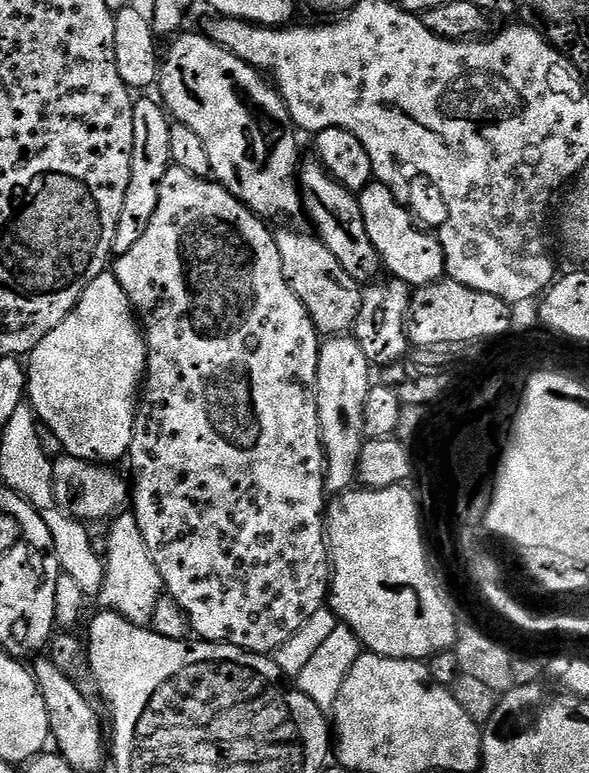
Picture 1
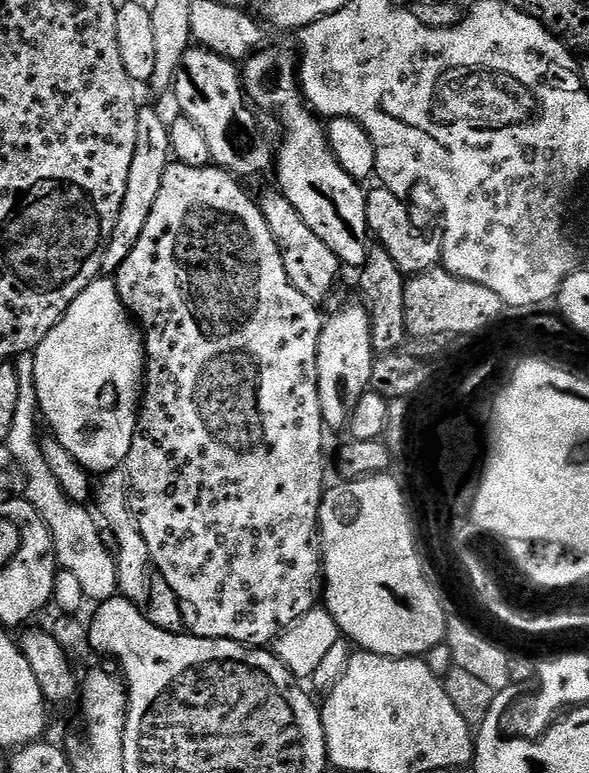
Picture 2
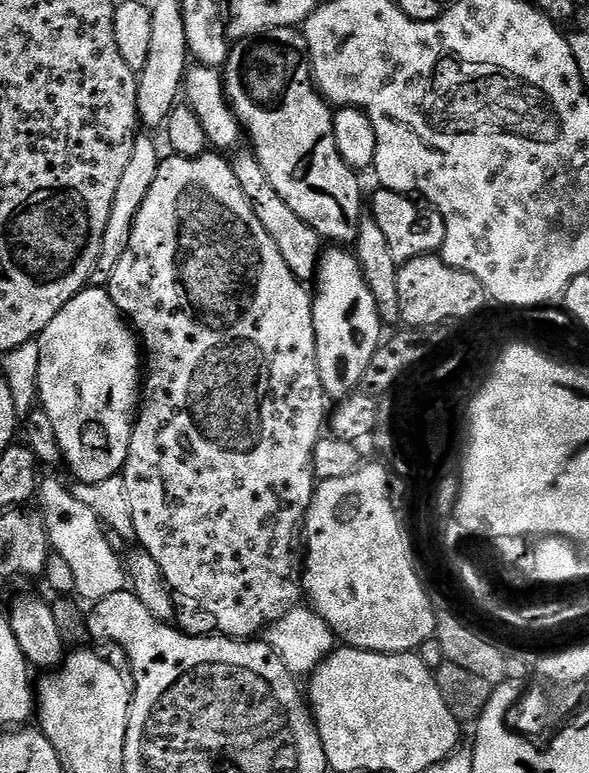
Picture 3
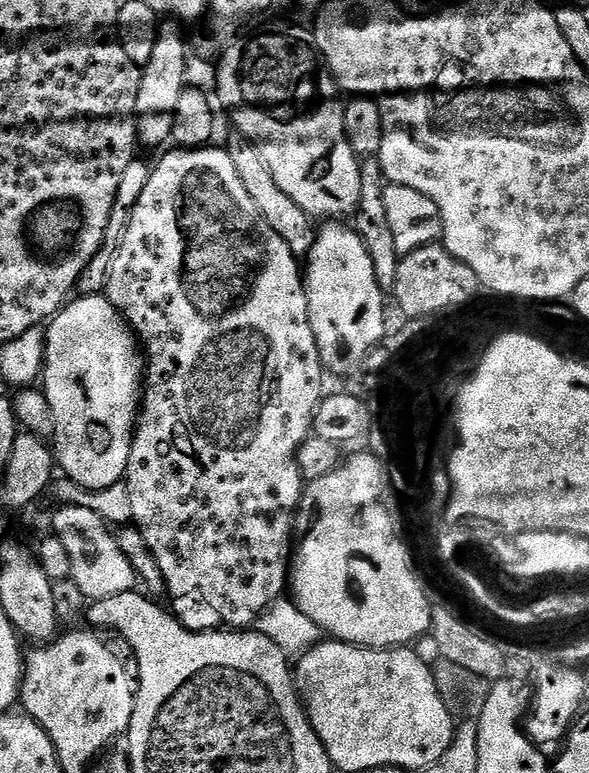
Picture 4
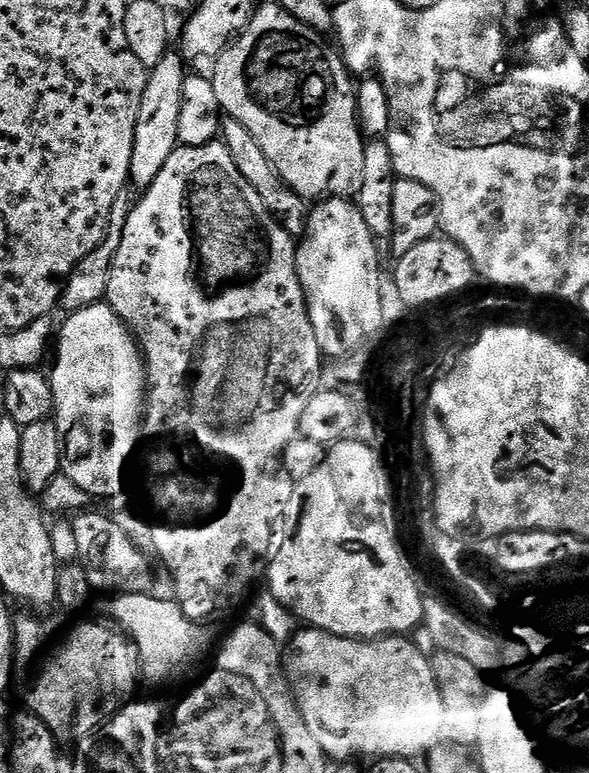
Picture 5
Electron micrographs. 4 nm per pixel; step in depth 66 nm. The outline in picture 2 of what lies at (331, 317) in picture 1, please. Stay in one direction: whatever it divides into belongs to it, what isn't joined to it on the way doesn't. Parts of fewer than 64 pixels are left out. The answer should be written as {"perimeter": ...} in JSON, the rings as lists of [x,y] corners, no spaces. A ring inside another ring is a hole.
{"perimeter":[[[272,190],[258,196],[258,203],[262,218],[266,218],[266,226],[270,226],[270,234],[274,234],[274,242],[282,254],[286,278],[290,278],[298,294],[310,298],[310,302],[317,306],[323,305],[323,300],[332,292],[332,283],[342,271],[340,259],[336,257],[334,250],[330,250],[330,246],[326,246],[326,242],[322,242],[322,238],[318,238],[318,234],[314,234],[314,230],[310,230],[310,226],[306,226],[306,221],[302,219],[302,214],[298,214],[298,210],[294,210],[290,198]]]}

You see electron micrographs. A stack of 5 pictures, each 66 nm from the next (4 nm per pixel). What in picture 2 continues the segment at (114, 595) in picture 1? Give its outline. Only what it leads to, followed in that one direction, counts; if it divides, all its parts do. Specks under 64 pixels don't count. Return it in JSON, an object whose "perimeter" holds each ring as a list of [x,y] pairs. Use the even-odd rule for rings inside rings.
{"perimeter":[[[123,467],[115,468],[112,472],[105,472],[99,477],[98,487],[94,492],[94,501],[100,507],[99,515],[104,515],[103,523],[116,531],[116,544],[114,555],[118,582],[116,587],[119,595],[134,604],[143,605],[148,598],[148,585],[150,579],[150,565],[152,559],[146,546],[146,538],[142,538],[142,530],[138,530],[138,522],[134,518],[132,508],[128,505],[128,474]]]}

